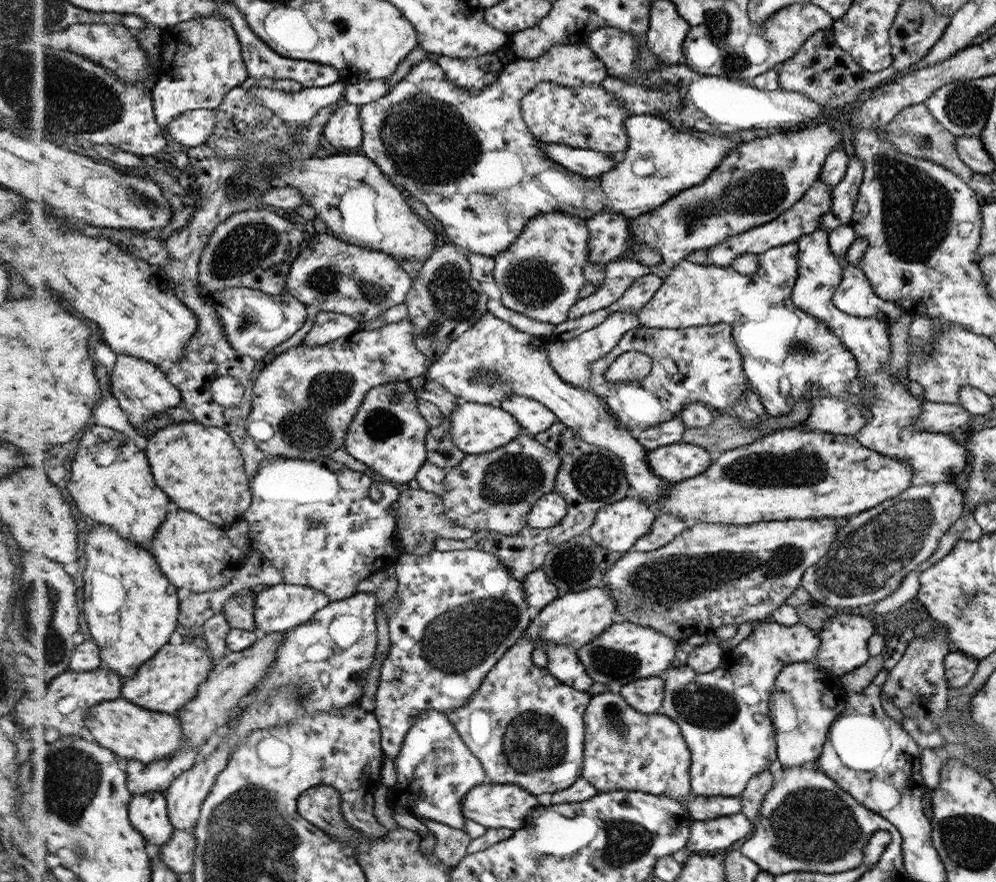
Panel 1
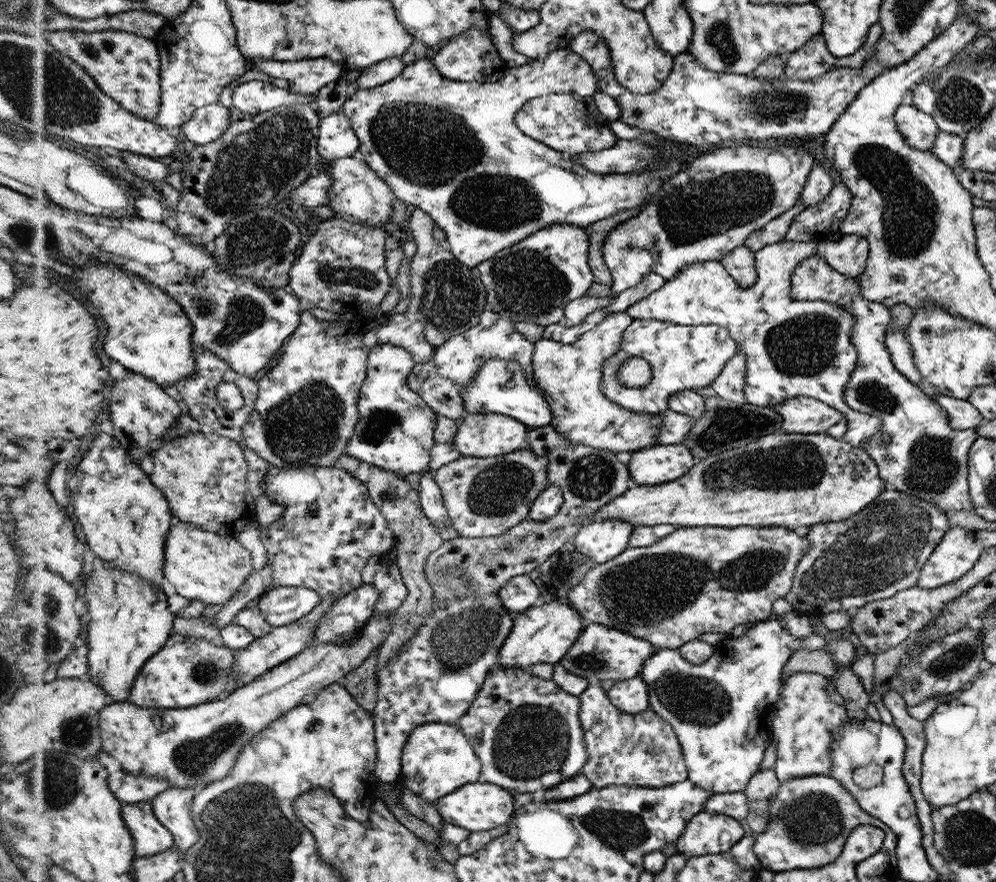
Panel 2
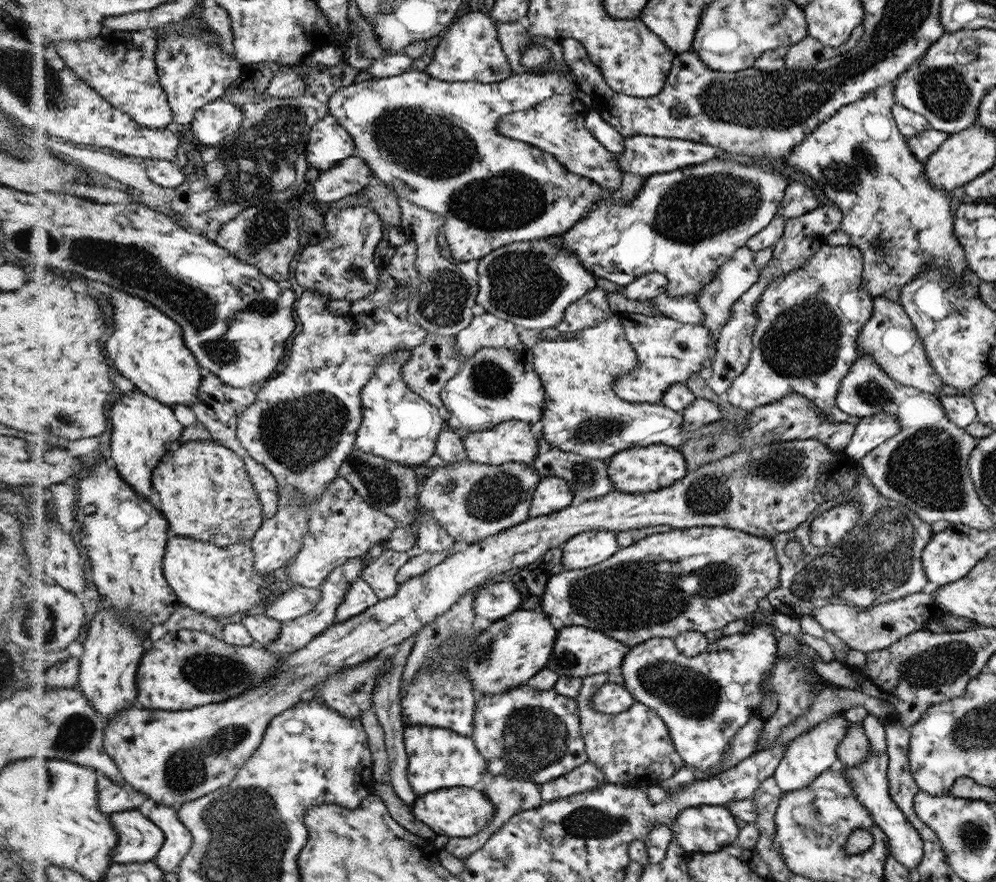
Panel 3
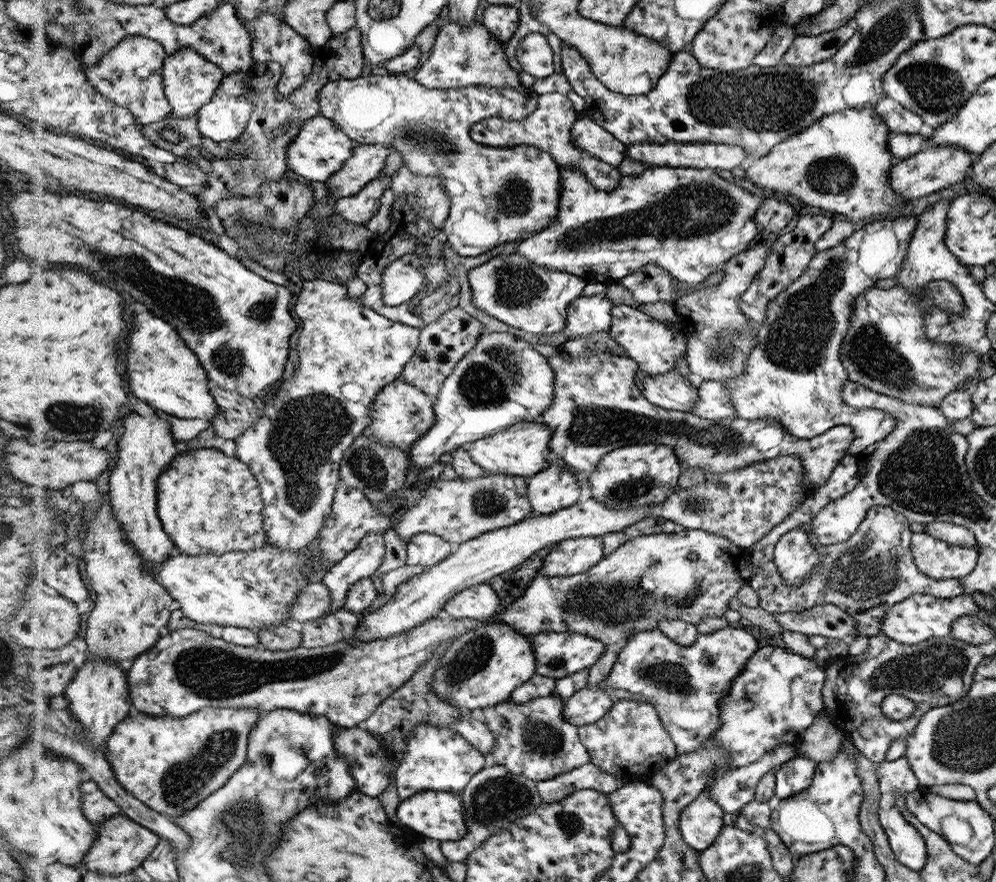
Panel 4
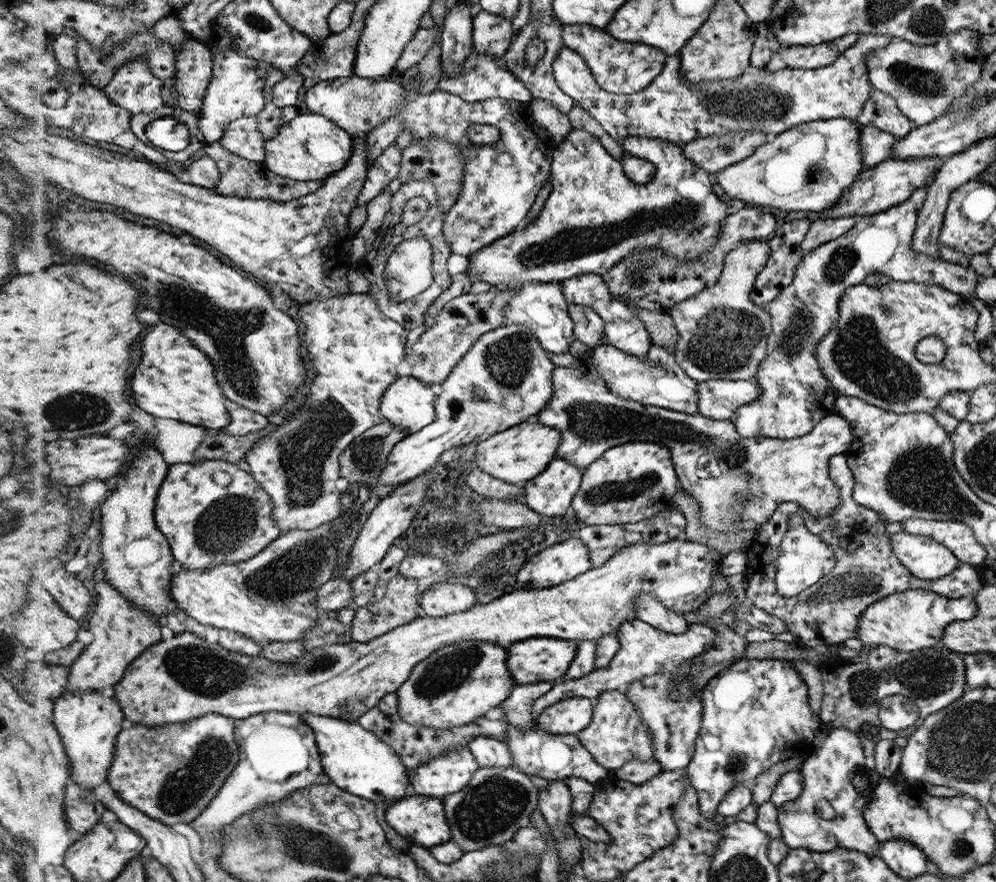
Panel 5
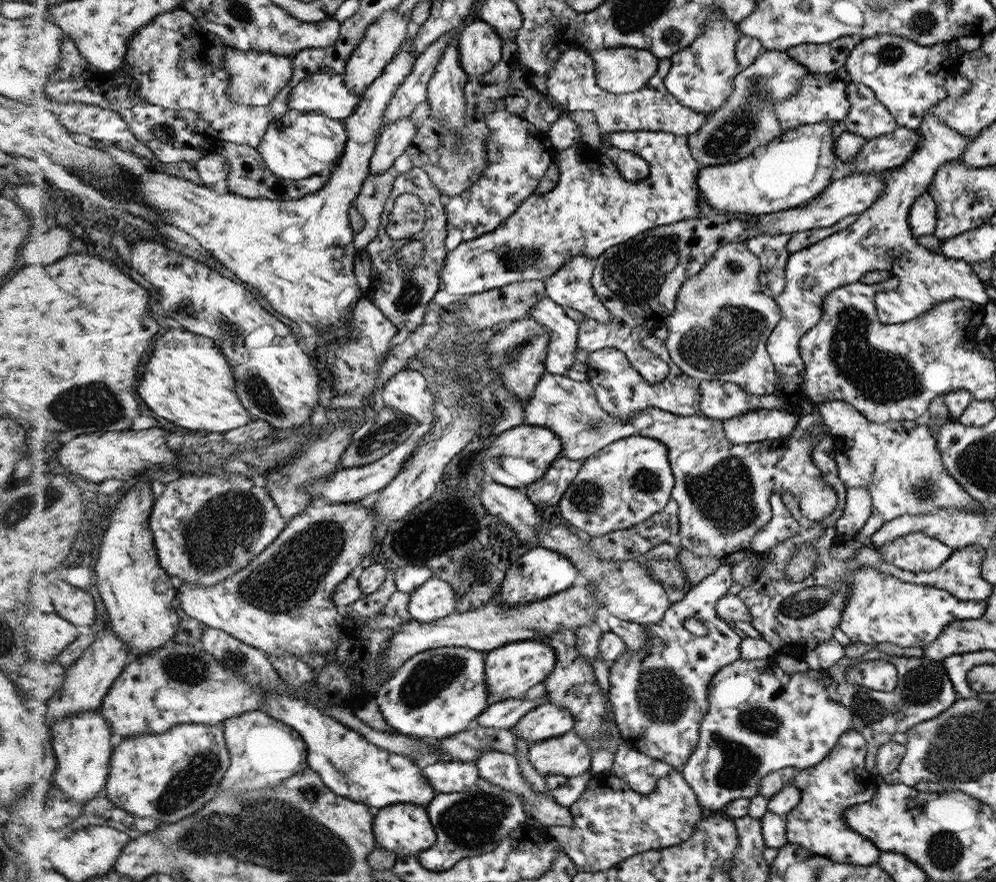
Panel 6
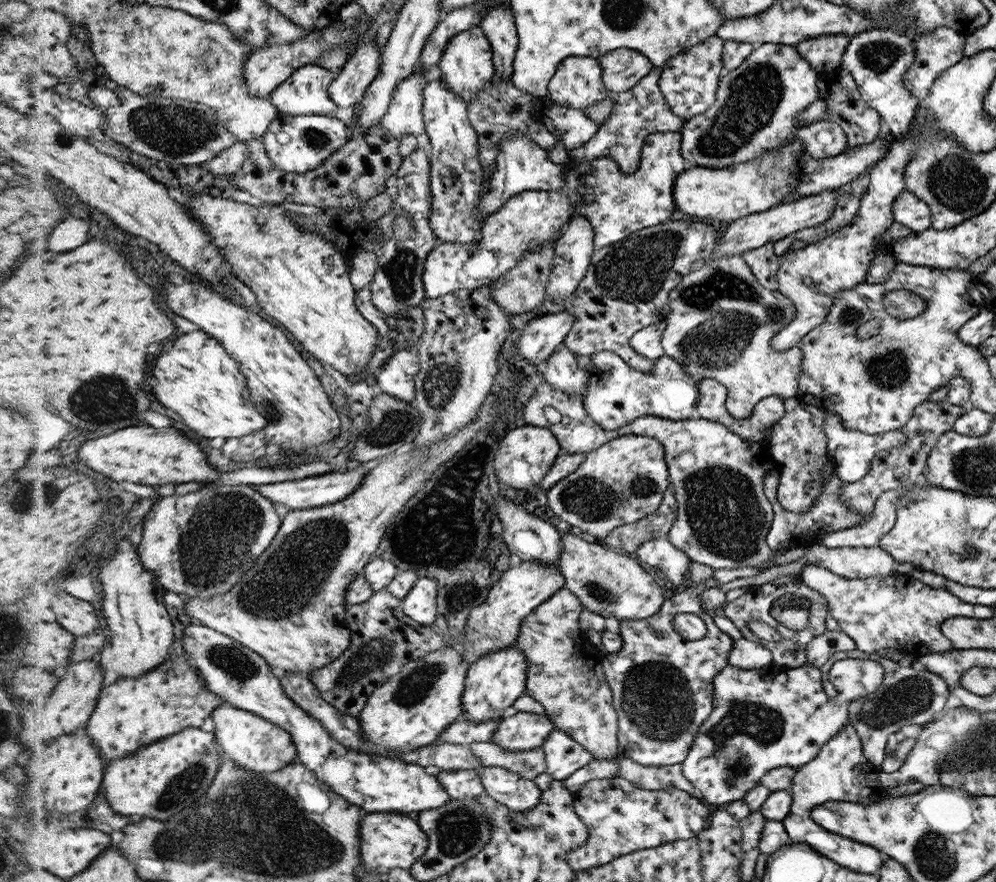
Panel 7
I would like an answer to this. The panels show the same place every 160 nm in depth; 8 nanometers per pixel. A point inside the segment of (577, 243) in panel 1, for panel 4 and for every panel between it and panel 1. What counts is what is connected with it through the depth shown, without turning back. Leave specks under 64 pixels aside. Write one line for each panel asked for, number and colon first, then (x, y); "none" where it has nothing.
2: (533, 281)
3: (531, 284)
4: (522, 295)

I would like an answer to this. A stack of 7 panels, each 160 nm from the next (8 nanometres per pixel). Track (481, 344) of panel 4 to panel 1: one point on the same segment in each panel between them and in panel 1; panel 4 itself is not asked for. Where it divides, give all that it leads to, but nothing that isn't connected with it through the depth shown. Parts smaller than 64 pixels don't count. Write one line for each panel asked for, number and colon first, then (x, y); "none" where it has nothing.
1: (535, 417)
2: (501, 386)
3: (496, 385)

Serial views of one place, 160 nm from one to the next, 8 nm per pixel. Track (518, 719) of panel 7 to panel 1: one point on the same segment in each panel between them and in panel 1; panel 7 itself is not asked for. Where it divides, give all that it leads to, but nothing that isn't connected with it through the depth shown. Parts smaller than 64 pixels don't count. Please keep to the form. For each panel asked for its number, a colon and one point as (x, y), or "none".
1: (646, 695)
2: (632, 696)
3: (614, 698)
4: (586, 706)
5: (571, 716)
6: (547, 720)

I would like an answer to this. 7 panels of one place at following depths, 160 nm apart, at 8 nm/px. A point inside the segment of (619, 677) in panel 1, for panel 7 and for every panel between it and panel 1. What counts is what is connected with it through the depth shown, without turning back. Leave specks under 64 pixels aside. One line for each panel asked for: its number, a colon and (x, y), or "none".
2: (601, 653)
3: (578, 651)
4: (558, 654)
5: (541, 659)
6: (510, 671)
7: (494, 682)

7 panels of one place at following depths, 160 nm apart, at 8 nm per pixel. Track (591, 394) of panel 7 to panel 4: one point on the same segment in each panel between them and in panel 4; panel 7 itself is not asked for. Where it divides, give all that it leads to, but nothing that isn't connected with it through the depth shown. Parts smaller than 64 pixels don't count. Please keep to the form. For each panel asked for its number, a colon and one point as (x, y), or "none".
4: (672, 390)
5: (658, 381)
6: (622, 391)

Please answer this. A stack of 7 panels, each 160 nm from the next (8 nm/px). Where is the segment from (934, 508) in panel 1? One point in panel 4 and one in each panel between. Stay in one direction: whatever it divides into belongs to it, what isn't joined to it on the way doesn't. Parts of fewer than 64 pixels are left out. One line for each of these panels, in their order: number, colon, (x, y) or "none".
2: (874, 554)
3: (879, 560)
4: (874, 570)

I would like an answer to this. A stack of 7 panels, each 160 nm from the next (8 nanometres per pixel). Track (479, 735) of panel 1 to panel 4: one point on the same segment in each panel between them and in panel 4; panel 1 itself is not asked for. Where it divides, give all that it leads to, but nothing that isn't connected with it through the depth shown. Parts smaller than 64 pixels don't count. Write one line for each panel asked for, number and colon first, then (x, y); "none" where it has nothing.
2: (526, 731)
3: (534, 735)
4: (533, 740)

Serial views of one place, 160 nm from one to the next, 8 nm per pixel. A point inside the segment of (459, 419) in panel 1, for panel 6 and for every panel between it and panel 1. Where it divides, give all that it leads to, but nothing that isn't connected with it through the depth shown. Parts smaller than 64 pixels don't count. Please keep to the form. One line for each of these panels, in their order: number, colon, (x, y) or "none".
2: (482, 435)
3: (514, 441)
4: (522, 450)
5: (525, 450)
6: (519, 456)

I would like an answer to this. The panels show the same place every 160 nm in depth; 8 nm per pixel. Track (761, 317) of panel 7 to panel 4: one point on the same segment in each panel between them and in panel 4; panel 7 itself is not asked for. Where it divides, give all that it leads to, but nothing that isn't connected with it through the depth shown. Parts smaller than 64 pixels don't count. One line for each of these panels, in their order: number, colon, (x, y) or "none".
4: (719, 337)
5: (724, 336)
6: (720, 330)

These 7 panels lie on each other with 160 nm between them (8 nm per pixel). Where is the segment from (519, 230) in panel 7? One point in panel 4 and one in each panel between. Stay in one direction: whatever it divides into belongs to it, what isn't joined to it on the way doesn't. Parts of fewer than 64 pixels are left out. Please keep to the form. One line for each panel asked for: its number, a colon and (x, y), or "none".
4: (690, 222)
5: (594, 216)
6: (592, 208)

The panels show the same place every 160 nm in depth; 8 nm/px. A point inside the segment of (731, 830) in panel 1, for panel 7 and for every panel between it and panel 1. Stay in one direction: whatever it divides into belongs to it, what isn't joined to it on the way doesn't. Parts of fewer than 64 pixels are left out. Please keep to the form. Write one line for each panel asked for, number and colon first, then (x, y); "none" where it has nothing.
2: (707, 833)
3: (706, 829)
4: (701, 823)
5: (757, 713)
6: (761, 719)
7: (770, 717)

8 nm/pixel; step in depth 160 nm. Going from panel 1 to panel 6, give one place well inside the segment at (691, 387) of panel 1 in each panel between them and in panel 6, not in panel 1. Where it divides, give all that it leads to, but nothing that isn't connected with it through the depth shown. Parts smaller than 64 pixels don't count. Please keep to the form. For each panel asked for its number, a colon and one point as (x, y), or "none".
2: (682, 358)
3: (669, 352)
4: (655, 346)
5: (623, 329)
6: (571, 287)

